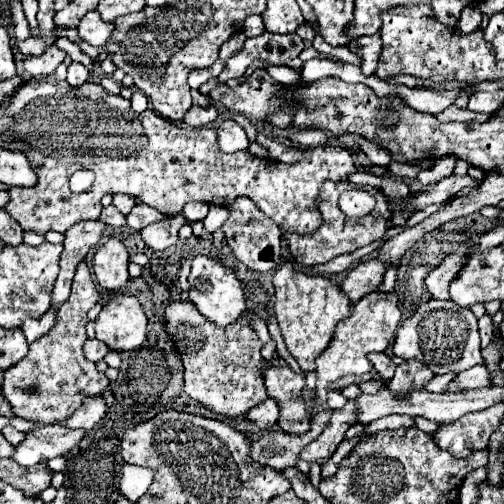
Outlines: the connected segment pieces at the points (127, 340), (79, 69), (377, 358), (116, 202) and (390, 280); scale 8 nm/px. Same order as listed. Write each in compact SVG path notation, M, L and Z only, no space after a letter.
M114 296L96 318L96 338L110 350L134 350L146 340L148 318L134 296Z
M72 62L68 66L68 84L70 86L82 86L88 78L90 78L90 72L86 66L82 66L78 62Z
M372 352L372 354L368 354L368 358L370 358L370 362L374 364L374 370L382 376L384 382L392 380L394 370L396 370L396 364L394 364L384 352Z
M116 194L113 196L112 204L127 216L135 205L135 198L127 194Z
M398 267L389 268L384 275L383 282L378 286L378 290L383 293L388 293L394 290L396 285Z

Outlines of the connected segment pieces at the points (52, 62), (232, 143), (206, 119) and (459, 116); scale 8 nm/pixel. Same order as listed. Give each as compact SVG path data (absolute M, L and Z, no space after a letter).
M52 46L52 48L48 48L48 52L44 52L44 56L38 56L38 58L28 56L28 58L24 58L24 70L32 78L54 74L54 70L64 60L64 56L66 56L64 50Z
M224 120L218 128L218 144L224 152L238 152L238 150L248 150L250 140L240 124L234 120Z
M192 106L188 110L188 116L184 118L184 122L192 128L204 128L208 124L212 124L218 118L218 110L214 106L210 108L200 108L200 106Z
M452 106L452 108L446 108L444 112L440 112L436 118L438 118L440 122L486 122L490 116L488 116L488 114L470 112L468 108Z

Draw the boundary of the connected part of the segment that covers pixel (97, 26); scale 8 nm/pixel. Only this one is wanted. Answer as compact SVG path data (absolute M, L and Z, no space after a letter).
M92 10L80 20L76 30L84 42L88 42L92 46L104 46L108 36L112 34L112 28L114 28L114 24L104 24L104 20L100 20L100 14L96 10Z

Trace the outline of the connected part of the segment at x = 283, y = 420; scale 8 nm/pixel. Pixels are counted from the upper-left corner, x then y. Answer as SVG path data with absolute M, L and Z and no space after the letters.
M274 352L262 372L262 378L269 397L276 400L280 408L278 426L284 432L308 432L312 414L302 398L304 376L292 372L288 362Z

